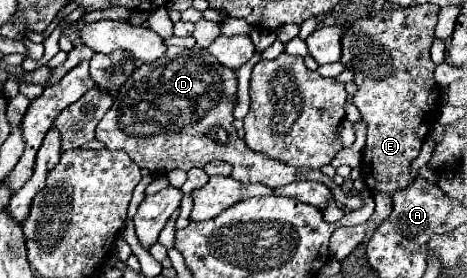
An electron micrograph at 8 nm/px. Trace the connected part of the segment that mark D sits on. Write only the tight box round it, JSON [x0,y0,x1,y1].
[96,46,361,210]

